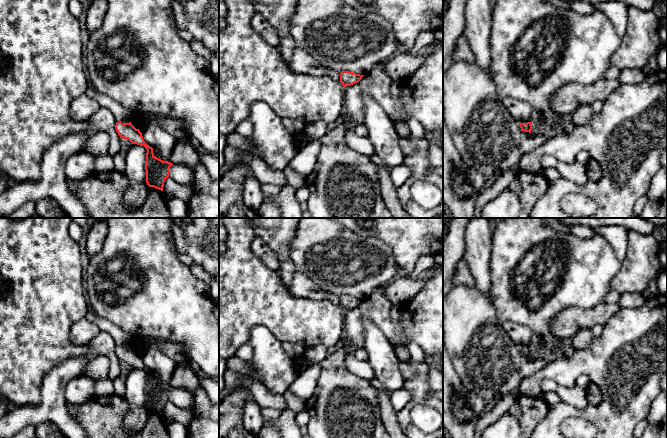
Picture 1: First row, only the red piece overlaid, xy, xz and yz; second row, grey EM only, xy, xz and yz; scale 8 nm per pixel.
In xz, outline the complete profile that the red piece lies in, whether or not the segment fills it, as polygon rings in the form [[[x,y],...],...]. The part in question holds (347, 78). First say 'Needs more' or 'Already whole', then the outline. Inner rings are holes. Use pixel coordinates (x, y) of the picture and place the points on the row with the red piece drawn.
Already whole. [[[343,71],[340,73],[340,82],[342,85],[345,86],[350,86],[355,83],[358,83],[364,75],[356,74],[353,72],[349,71]]]

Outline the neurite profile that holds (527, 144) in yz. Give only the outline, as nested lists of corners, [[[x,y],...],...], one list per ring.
[[[522,131],[521,143],[519,146],[519,151],[522,155],[529,153],[540,144],[541,144],[541,141],[533,139],[531,136],[531,133]]]

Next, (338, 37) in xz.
[[[298,0],[290,20],[290,34],[297,48],[306,50],[323,67],[340,73],[349,71],[365,75],[401,50],[389,21],[374,13],[360,13],[341,0]]]

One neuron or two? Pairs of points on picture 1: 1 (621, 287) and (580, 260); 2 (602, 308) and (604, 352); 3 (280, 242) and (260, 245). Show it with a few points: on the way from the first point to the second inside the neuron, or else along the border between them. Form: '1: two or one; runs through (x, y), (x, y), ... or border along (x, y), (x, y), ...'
1: two; border along (622, 261), (621, 268), (610, 282), (609, 289)
2: two; border along (620, 309), (603, 326)
3: two; border along (257, 236), (276, 255), (280, 264)

